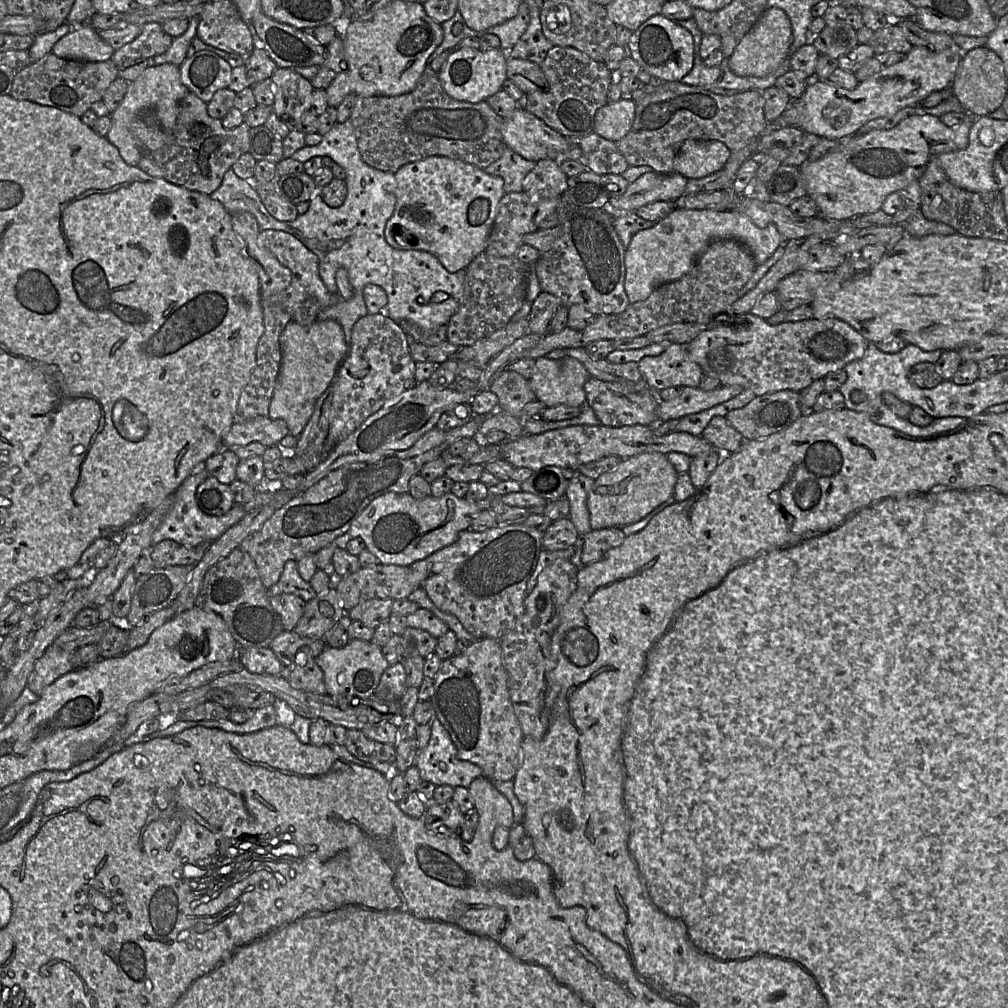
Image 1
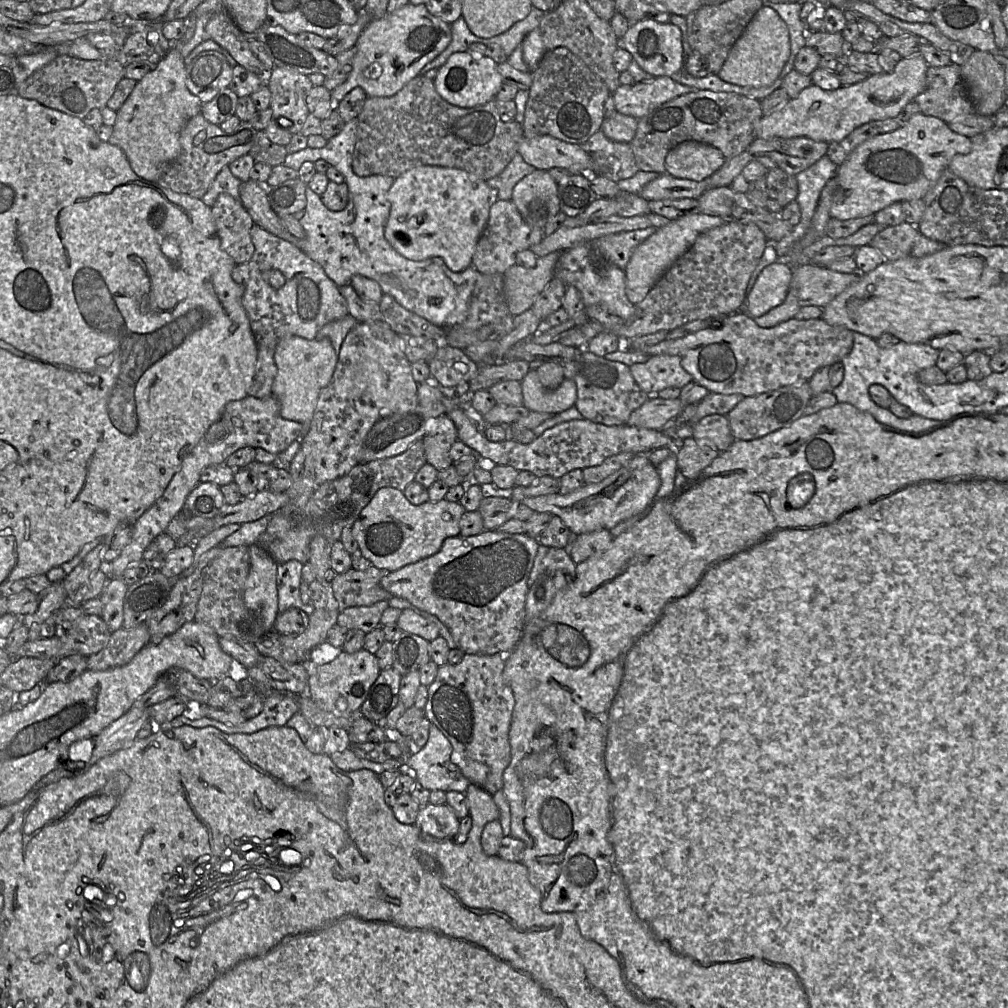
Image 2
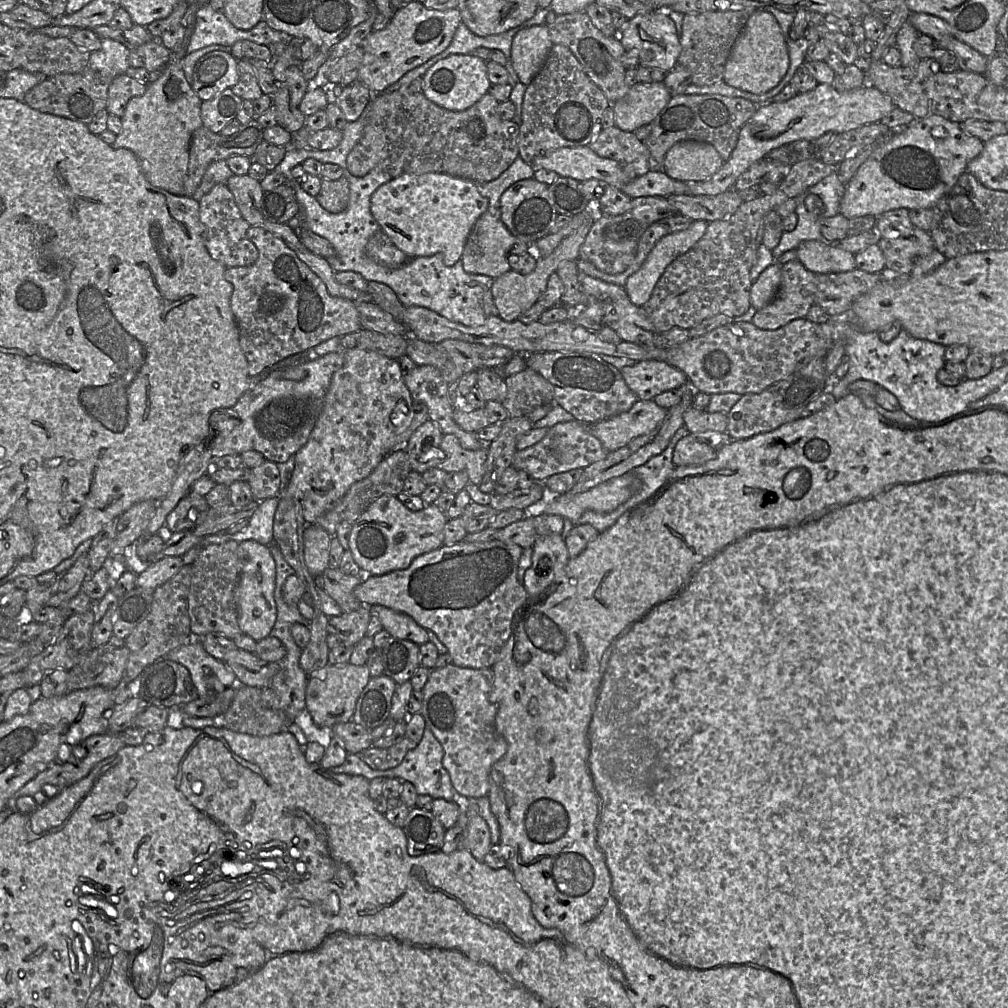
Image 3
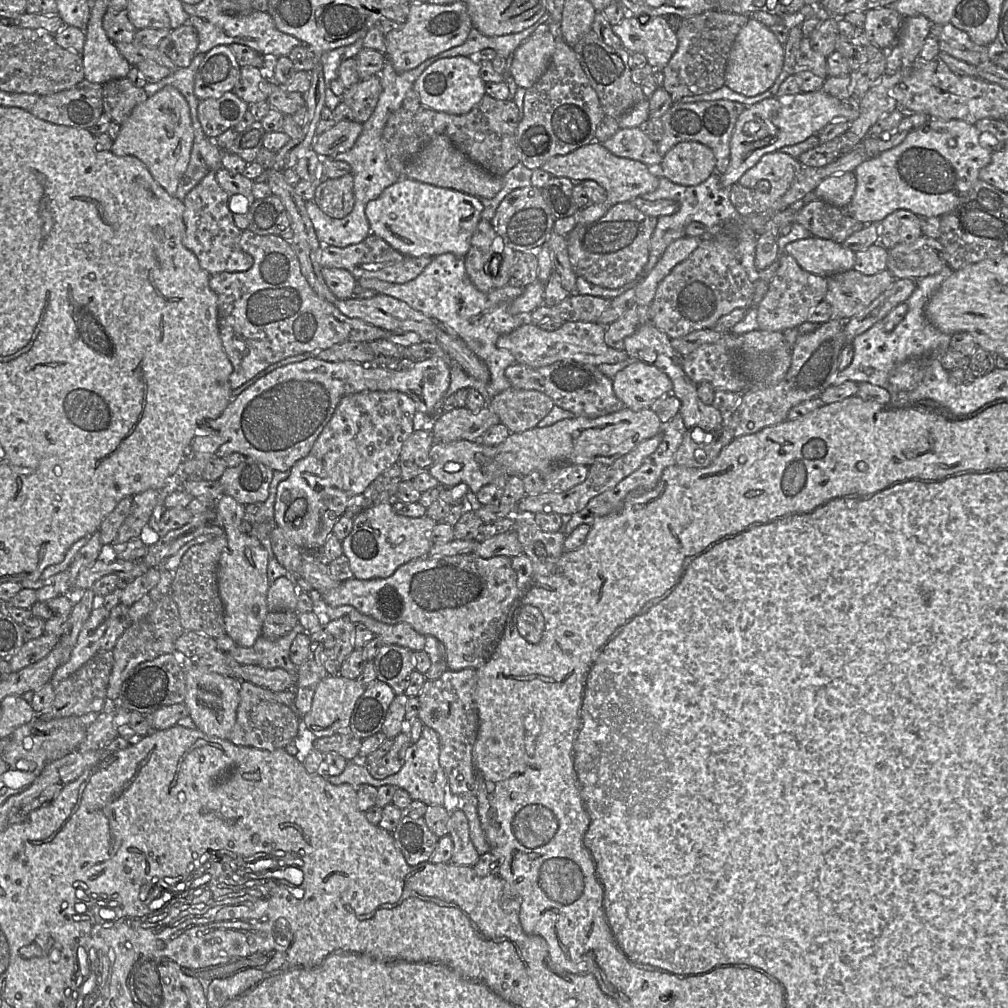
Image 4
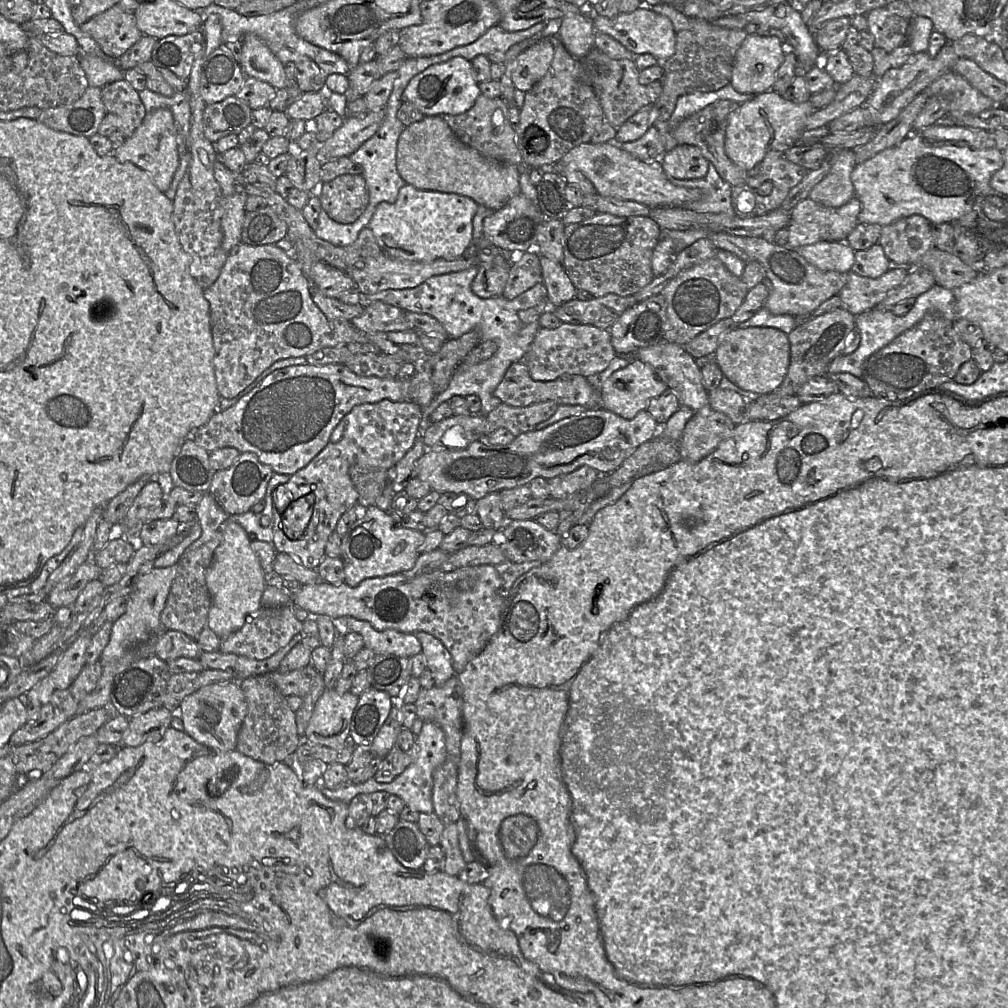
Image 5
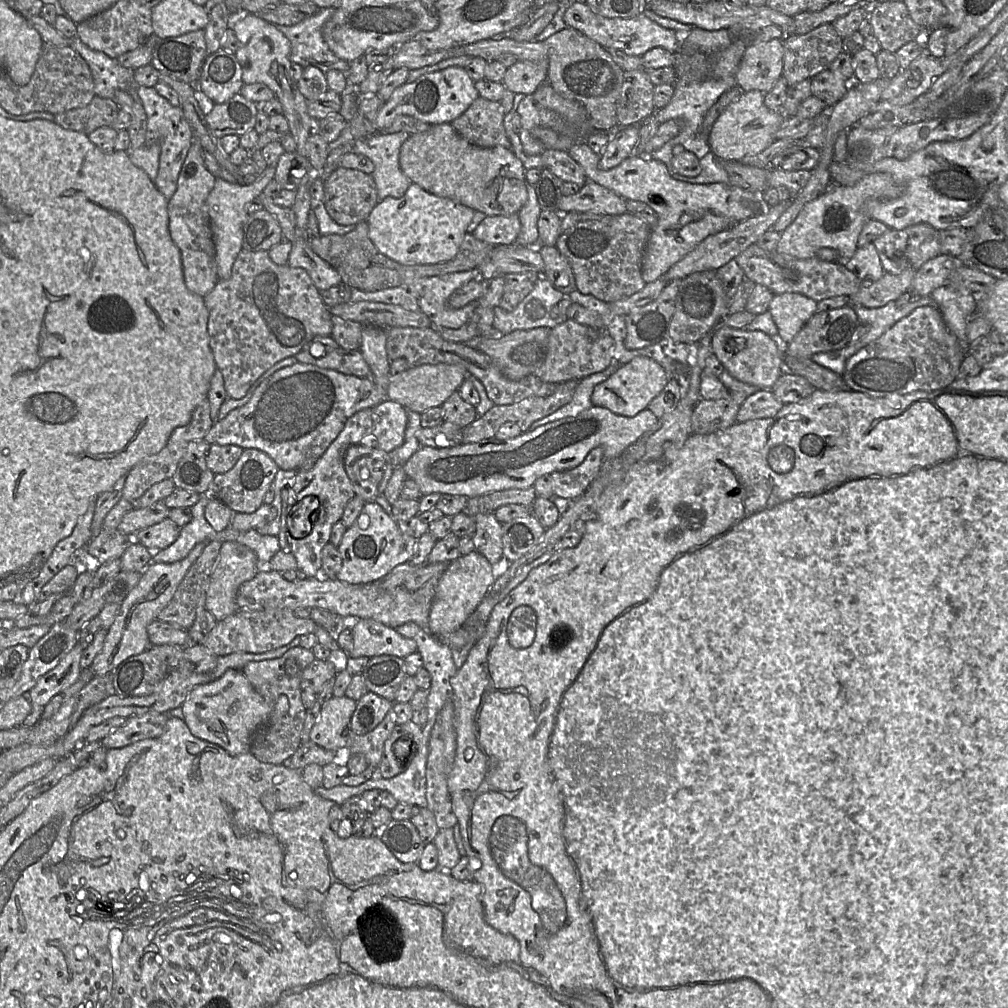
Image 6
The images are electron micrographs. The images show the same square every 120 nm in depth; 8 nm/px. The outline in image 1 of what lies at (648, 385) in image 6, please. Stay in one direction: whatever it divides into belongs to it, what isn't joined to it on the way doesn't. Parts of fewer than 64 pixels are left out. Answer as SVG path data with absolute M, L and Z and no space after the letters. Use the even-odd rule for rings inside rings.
M682 344L667 345L658 356L644 357L637 364L647 384L658 392L669 387L698 388L704 375Z

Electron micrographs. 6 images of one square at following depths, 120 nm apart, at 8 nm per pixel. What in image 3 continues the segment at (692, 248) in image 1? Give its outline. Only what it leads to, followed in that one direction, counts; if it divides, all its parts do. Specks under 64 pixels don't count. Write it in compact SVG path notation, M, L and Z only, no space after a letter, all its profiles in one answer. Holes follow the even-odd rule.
M695 220L686 230L670 232L655 244L640 269L626 280L624 288L634 305L644 306L667 266L691 249L704 235L707 226L707 221Z

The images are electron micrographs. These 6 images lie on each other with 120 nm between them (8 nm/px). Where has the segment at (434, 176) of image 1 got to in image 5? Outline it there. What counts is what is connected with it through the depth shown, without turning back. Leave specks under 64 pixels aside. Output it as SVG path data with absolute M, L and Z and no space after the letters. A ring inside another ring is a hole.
M406 183L400 188L394 202L383 201L377 205L368 227L382 252L391 257L412 262L426 262L438 258L451 260L463 256L473 246L472 220L477 207L478 204L467 196L420 190Z

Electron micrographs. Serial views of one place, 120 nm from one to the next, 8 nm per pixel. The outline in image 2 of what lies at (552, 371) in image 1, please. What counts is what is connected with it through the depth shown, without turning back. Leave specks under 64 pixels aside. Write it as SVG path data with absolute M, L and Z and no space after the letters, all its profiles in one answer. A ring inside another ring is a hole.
M530 367L521 381L523 406L530 412L558 414L575 405L577 386L571 379L561 382L555 390L548 390L541 384L536 369Z

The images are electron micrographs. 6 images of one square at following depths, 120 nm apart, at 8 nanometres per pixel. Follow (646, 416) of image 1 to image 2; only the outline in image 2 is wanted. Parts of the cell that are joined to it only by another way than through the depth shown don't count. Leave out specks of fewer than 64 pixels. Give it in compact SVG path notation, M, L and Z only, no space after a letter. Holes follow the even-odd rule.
M585 349L573 361L562 363L564 378L571 379L577 386L574 407L583 419L606 426L625 425L633 411L643 405L650 396L640 389L627 365L610 361Z

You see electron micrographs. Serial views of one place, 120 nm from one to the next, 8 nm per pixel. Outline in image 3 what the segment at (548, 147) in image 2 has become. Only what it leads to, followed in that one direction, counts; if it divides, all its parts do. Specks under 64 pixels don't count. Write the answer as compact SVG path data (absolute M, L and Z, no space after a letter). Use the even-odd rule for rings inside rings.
M589 146L579 147L562 147L546 153L545 155L536 157L532 162L534 169L543 168L556 172L559 176L570 177L578 181L589 179L597 179L605 183L621 189L631 180L623 171L621 165L609 158L597 155Z

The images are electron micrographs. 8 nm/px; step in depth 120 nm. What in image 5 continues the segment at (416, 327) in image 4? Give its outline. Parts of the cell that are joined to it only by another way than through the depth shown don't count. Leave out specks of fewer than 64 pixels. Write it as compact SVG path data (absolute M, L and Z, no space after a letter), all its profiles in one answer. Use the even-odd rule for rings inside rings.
M374 301L367 304L361 315L350 320L364 332L407 331L414 326L405 318L404 311L395 306Z

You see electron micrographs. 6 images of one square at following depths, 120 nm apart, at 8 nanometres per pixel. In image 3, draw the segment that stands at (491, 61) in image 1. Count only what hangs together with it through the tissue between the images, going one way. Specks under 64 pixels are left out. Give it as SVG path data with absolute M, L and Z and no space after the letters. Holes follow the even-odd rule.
M452 54L437 61L422 76L423 94L436 105L451 111L464 111L488 93L491 82L486 61L472 54Z

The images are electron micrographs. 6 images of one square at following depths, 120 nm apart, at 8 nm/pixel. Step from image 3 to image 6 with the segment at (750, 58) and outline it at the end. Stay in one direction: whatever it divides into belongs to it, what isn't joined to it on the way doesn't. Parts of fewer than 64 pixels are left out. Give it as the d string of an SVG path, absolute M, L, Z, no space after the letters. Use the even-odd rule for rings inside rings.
M776 38L746 47L735 74L737 86L744 92L770 92L782 75L783 58L782 39Z

